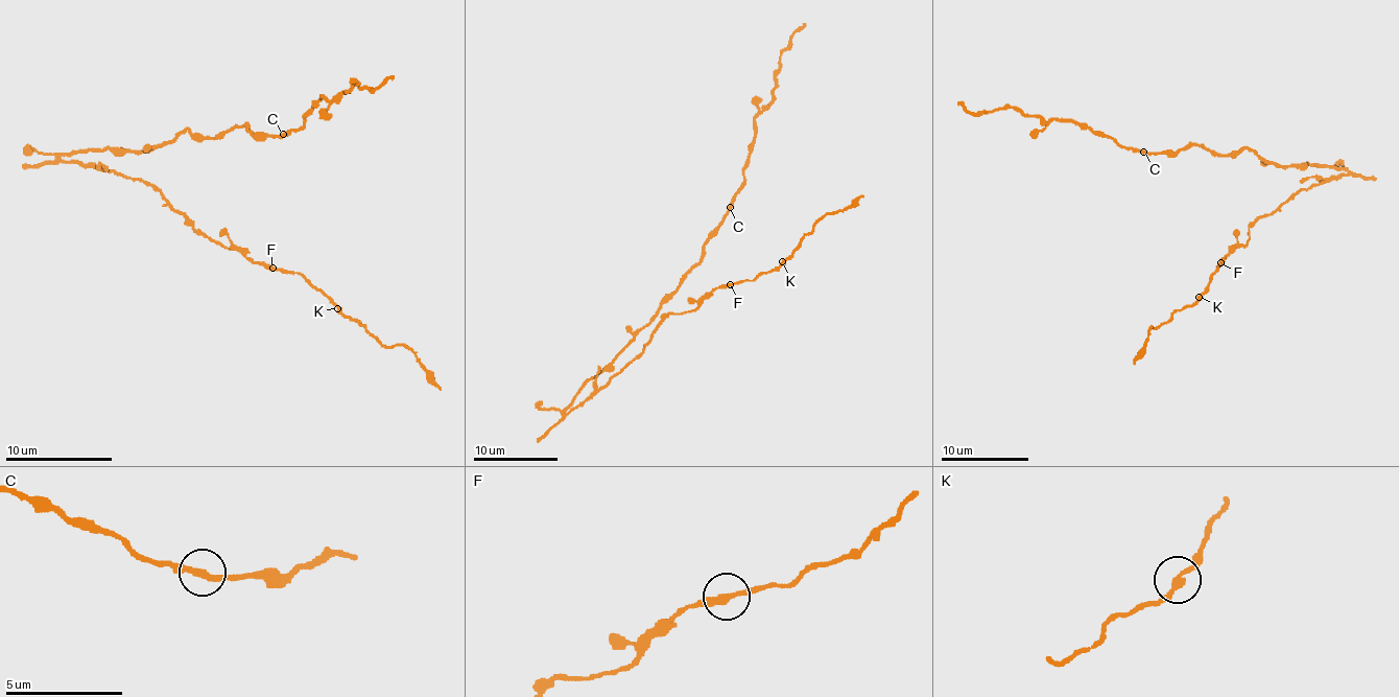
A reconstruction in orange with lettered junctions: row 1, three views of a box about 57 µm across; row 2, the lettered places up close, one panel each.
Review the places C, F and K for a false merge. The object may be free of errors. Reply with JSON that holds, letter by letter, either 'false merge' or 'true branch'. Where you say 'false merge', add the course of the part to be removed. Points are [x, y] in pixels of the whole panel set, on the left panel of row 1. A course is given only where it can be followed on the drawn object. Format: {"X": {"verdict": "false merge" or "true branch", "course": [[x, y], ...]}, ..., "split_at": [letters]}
{"C": {"verdict": "true branch"}, "F": {"verdict": "true branch"}, "K": {"verdict": "true branch"}, "split_at": []}

